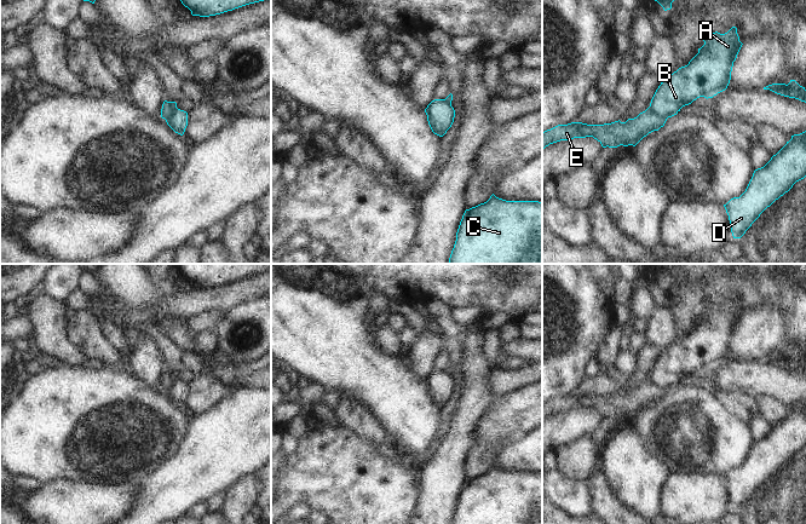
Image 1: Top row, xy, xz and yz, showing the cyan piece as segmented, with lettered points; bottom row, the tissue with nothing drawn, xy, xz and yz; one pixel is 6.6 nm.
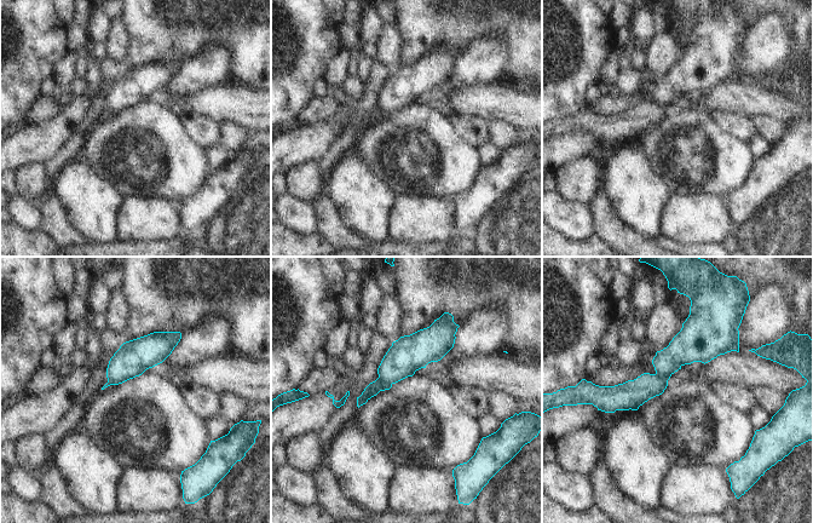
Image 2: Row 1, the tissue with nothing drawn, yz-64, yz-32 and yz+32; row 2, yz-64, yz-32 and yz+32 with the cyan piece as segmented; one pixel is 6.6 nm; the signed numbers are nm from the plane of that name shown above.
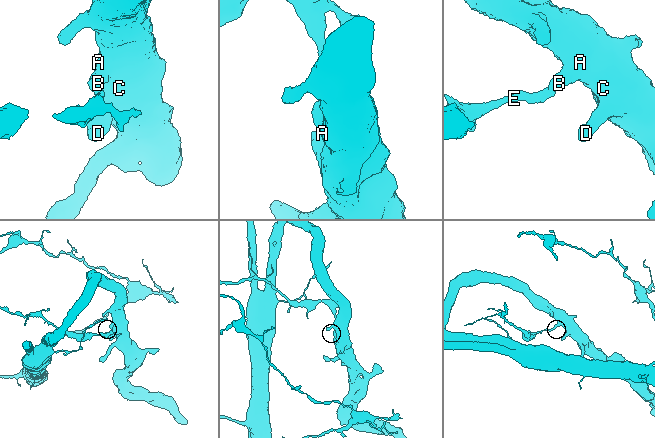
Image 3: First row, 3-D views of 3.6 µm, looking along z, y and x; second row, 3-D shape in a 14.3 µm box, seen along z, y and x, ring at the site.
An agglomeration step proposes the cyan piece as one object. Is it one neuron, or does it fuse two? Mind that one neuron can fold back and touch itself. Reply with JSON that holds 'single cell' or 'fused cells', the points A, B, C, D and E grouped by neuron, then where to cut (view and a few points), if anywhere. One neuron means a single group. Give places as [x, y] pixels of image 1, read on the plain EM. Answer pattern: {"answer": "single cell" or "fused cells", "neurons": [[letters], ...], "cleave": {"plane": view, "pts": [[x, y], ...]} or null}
{"answer": "fused cells", "neurons": [["A", "B", "C", "D"], ["E"]], "cleave": {"plane": "yz", "pts": [[649, 378], [666, 390]]}}

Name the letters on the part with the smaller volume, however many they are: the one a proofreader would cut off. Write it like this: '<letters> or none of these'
E

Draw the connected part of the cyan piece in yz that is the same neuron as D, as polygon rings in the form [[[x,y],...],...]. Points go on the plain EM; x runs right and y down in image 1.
[[[806,402],[791,410],[753,448],[739,468],[724,476],[733,509],[741,509],[760,485],[806,448]]]

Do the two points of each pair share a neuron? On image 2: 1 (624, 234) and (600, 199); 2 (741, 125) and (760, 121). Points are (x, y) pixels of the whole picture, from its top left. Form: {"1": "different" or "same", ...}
{"1": "same", "2": "different"}

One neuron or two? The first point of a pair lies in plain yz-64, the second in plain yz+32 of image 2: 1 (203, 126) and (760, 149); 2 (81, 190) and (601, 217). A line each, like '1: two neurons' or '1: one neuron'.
1: two neurons
2: two neurons

